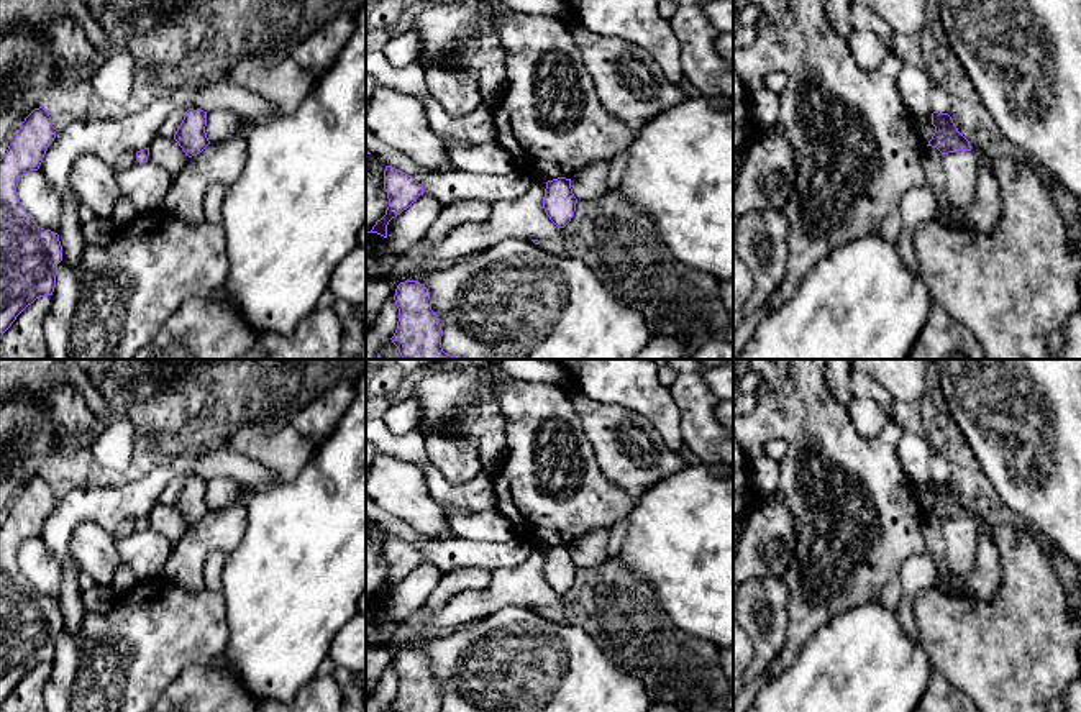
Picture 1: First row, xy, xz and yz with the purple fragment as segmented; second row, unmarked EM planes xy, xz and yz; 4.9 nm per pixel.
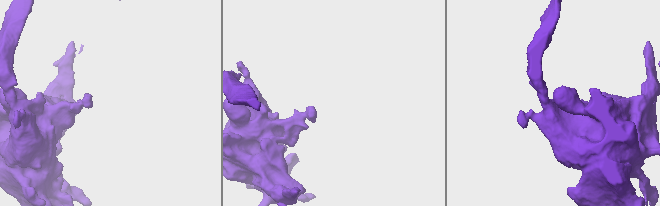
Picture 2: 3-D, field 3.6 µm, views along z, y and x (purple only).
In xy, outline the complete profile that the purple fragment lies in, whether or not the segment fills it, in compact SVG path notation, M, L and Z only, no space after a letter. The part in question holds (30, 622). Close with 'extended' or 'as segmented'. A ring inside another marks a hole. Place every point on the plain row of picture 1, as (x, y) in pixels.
M34 476L0 527L0 705L28 673L56 655L59 602L38 594L16 559L21 543L39 536L56 499L48 477Z; as segmented

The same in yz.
M932 481L935 500L927 513L937 515L942 522L971 518L969 509L958 499L948 481Z; as segmented

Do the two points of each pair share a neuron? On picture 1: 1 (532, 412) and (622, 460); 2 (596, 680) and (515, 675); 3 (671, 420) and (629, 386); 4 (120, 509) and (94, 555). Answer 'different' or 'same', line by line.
1: different
2: same
3: same
4: different

